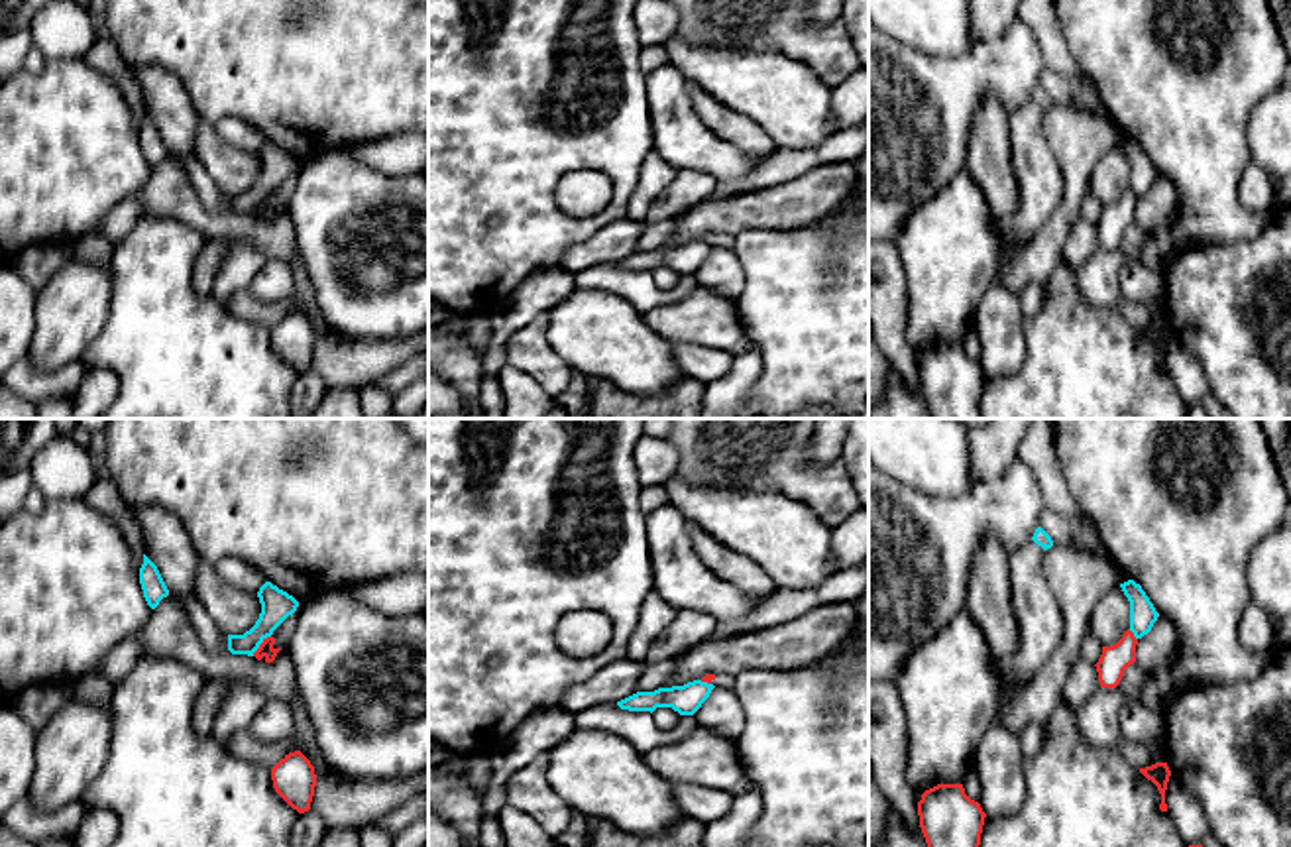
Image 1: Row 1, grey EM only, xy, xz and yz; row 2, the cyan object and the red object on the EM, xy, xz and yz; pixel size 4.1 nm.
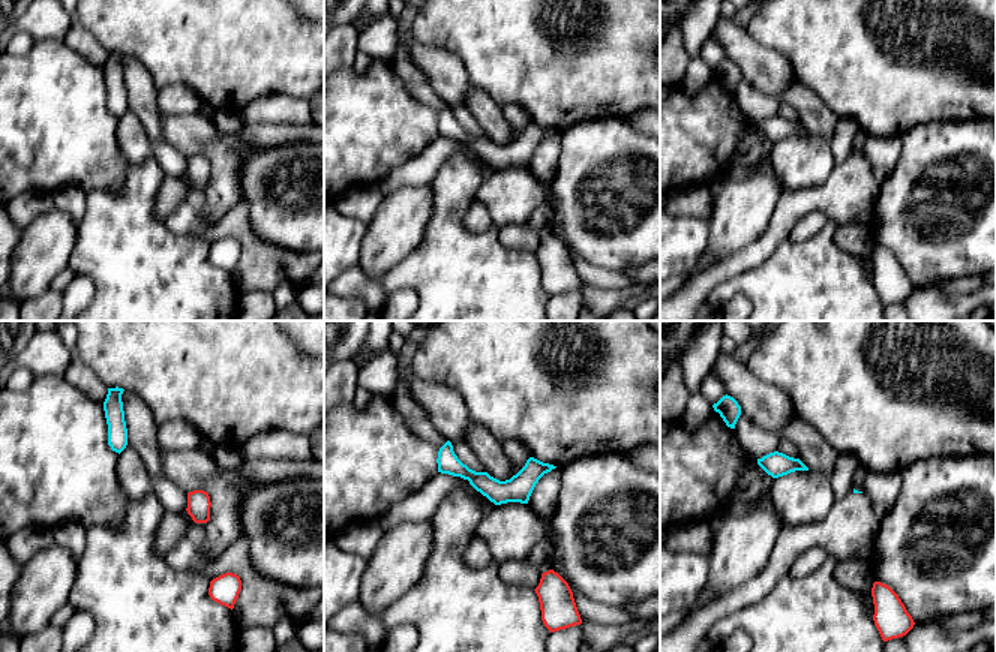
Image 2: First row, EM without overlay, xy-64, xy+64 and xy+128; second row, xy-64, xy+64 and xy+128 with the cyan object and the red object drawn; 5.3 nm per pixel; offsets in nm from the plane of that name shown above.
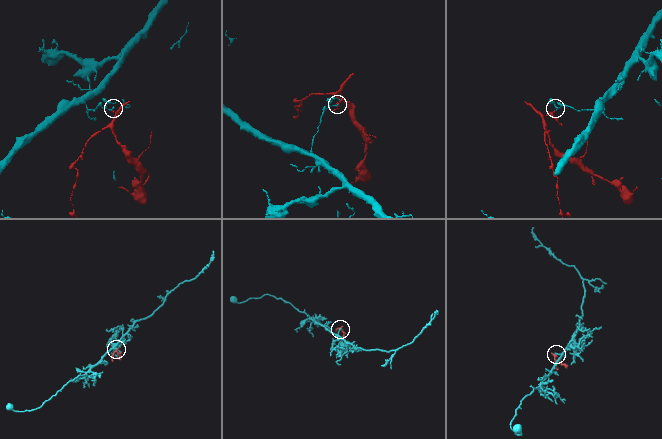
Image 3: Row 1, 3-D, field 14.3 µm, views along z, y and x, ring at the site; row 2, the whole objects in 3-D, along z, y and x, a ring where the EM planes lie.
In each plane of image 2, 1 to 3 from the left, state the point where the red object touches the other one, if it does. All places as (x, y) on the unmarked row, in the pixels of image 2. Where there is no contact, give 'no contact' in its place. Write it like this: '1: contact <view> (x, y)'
1: no contact
2: no contact
3: no contact

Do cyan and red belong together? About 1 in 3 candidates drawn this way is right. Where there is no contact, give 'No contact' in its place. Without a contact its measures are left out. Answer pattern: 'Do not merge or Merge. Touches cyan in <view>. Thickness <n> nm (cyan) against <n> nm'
Do not merge. Touches cyan in xy. Thickness 130 nm (cyan) against 70 nm

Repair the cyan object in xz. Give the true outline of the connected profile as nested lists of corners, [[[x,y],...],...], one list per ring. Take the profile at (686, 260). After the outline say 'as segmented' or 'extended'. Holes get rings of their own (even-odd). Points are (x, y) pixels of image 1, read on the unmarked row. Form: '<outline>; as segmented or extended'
[[[694,240],[684,246],[658,248],[654,252],[637,252],[617,265],[629,271],[654,271],[656,267],[672,267],[680,275],[694,275],[702,263],[709,257],[715,246]]]; as segmented

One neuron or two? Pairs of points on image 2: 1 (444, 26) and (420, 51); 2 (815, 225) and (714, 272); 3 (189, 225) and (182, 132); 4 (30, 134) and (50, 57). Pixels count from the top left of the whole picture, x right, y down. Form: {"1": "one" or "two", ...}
{"1": "two", "2": "two", "3": "two", "4": "one"}

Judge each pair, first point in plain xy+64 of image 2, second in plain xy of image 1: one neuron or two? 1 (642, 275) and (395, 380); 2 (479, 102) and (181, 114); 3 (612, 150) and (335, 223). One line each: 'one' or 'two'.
1: two
2: two
3: one

